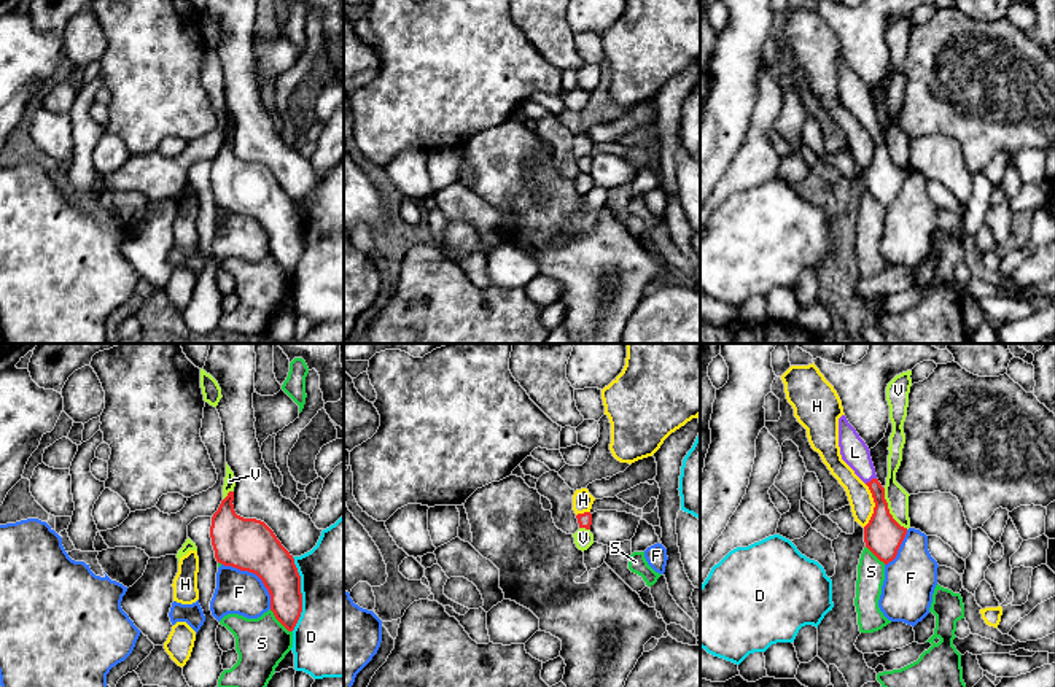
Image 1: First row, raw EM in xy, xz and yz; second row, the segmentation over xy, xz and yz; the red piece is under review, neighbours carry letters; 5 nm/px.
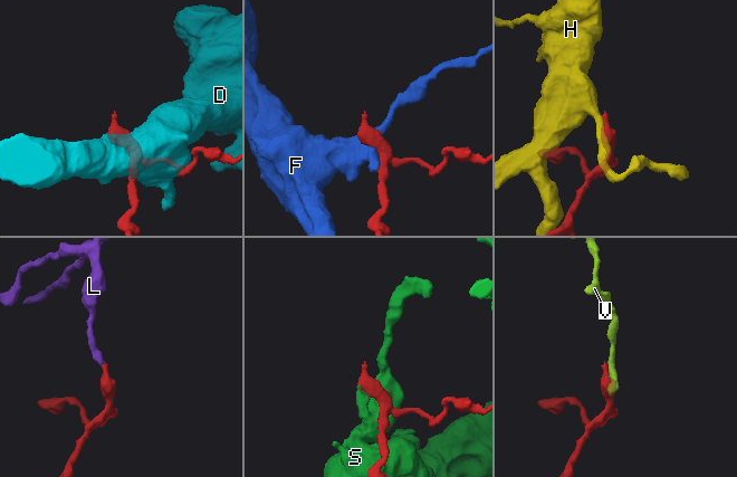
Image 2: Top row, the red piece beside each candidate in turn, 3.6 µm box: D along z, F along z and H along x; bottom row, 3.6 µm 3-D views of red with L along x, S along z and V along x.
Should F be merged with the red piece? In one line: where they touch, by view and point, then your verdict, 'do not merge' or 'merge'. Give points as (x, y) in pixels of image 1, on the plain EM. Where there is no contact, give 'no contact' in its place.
meets red in xy at (255, 217); do not merge

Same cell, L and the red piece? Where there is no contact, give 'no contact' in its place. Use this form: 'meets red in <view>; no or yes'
meets red in yz; yes

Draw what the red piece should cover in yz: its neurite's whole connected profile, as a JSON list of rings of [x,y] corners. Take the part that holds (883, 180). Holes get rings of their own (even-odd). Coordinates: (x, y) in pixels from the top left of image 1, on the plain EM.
[[[845,59],[839,62],[839,91],[842,103],[869,130],[875,146],[874,157],[864,170],[866,191],[888,208],[896,202],[907,172],[901,170],[890,157],[885,132],[877,122],[870,94]]]

